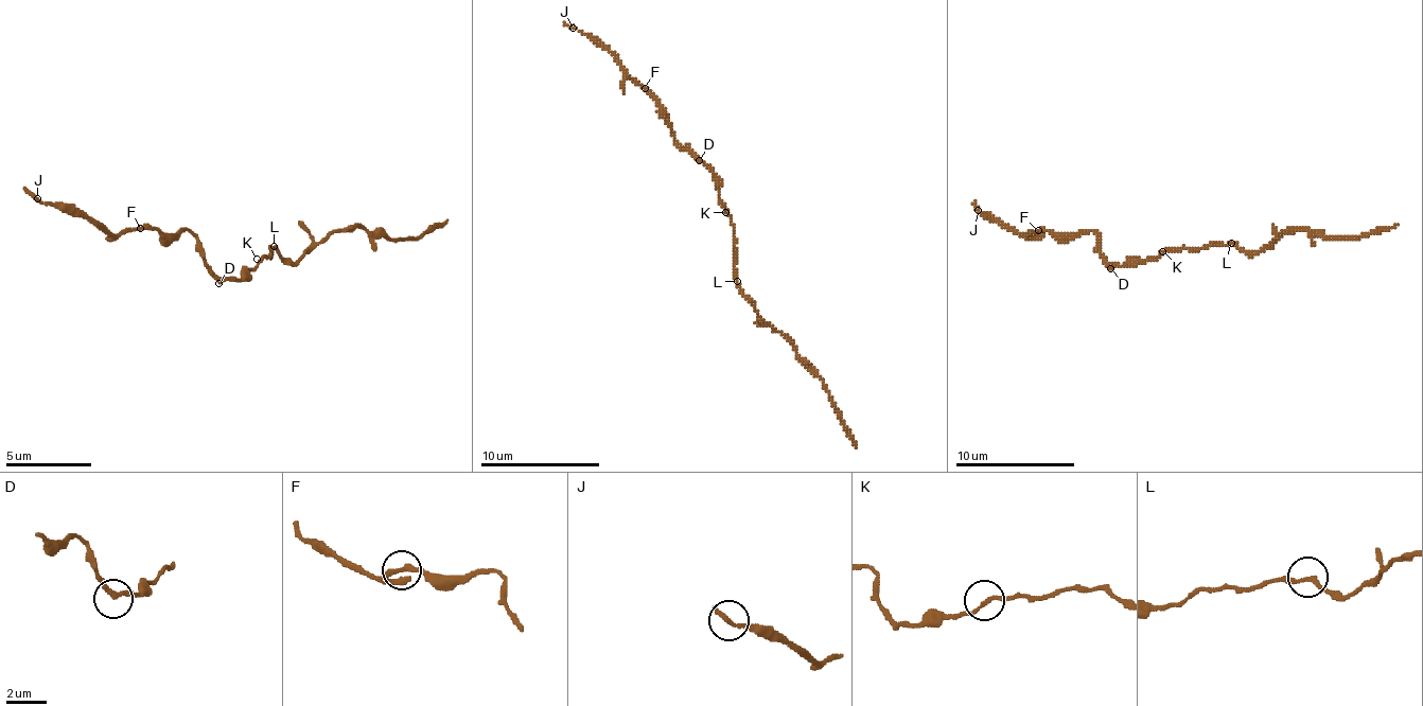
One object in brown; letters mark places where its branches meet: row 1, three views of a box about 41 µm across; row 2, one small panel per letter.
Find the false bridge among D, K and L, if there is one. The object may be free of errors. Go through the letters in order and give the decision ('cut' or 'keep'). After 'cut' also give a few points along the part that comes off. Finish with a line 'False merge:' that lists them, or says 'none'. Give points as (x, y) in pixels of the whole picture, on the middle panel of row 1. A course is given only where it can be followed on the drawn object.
D: keep
K: keep
L: keep
False merge: none

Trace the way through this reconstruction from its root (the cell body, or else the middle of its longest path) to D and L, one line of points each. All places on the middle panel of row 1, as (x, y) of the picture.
D: (727, 212), (719, 197), (719, 180), (698, 159)
L: (727, 212), (734, 227), (734, 278), (737, 281)

